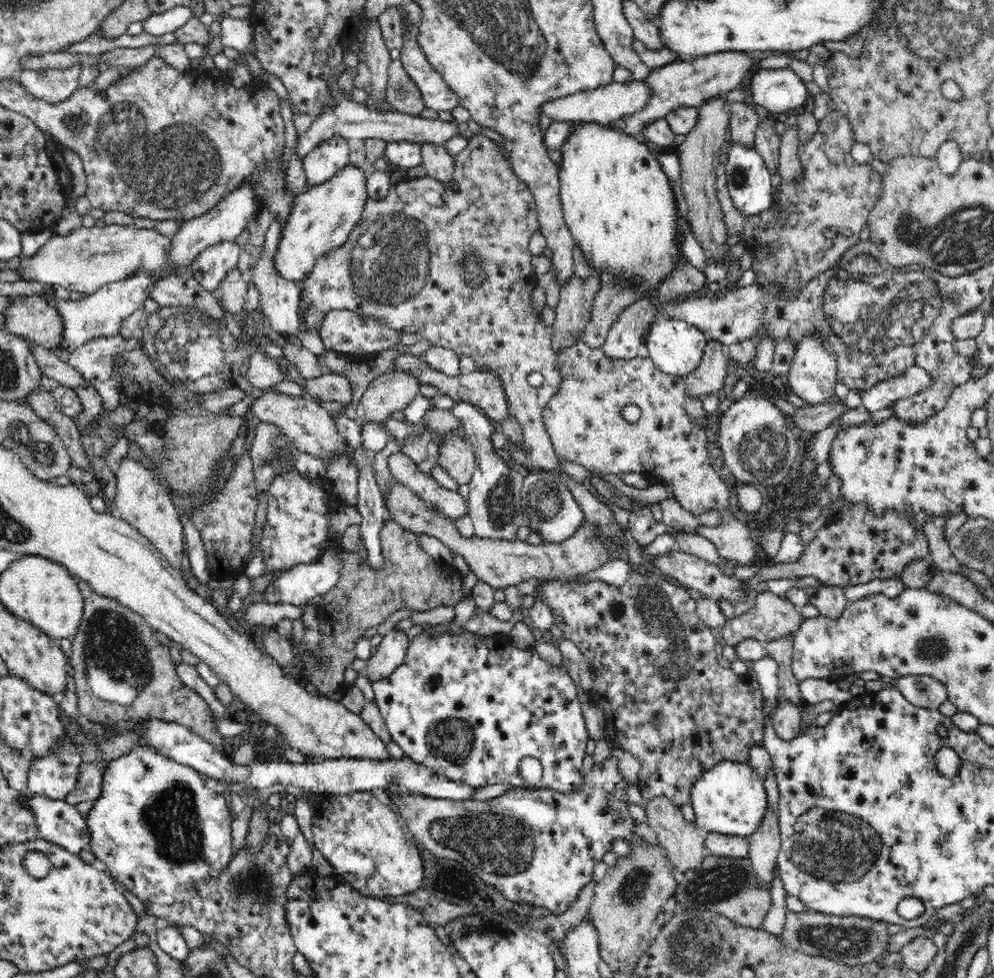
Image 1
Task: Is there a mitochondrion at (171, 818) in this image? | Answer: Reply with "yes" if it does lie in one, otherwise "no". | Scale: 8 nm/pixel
yes

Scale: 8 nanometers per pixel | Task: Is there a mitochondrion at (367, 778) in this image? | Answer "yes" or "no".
no

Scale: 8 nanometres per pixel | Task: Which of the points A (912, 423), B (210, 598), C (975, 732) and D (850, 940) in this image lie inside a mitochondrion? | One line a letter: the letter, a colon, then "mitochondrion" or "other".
A: other
B: other
C: other
D: mitochondrion

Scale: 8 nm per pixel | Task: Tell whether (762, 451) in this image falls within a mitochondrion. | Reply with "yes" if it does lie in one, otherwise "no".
yes

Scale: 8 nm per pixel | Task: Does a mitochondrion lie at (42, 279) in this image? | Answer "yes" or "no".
no

